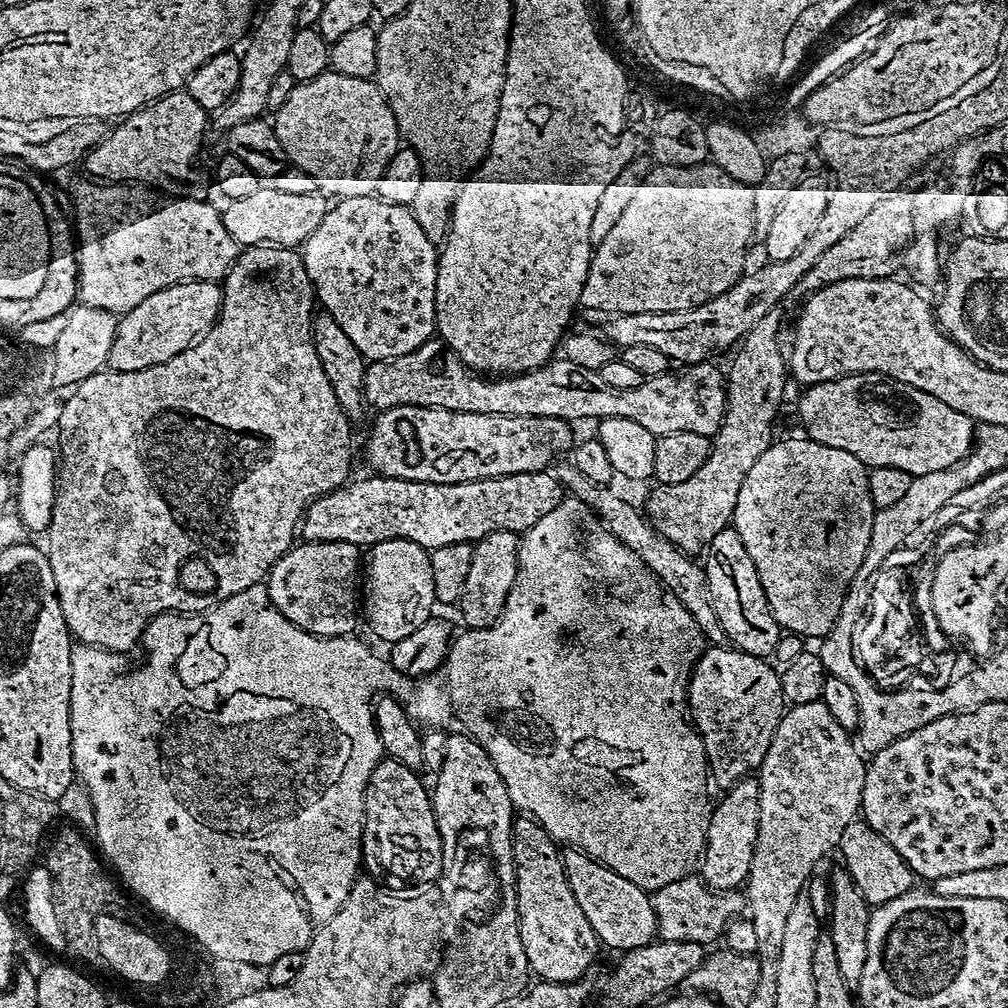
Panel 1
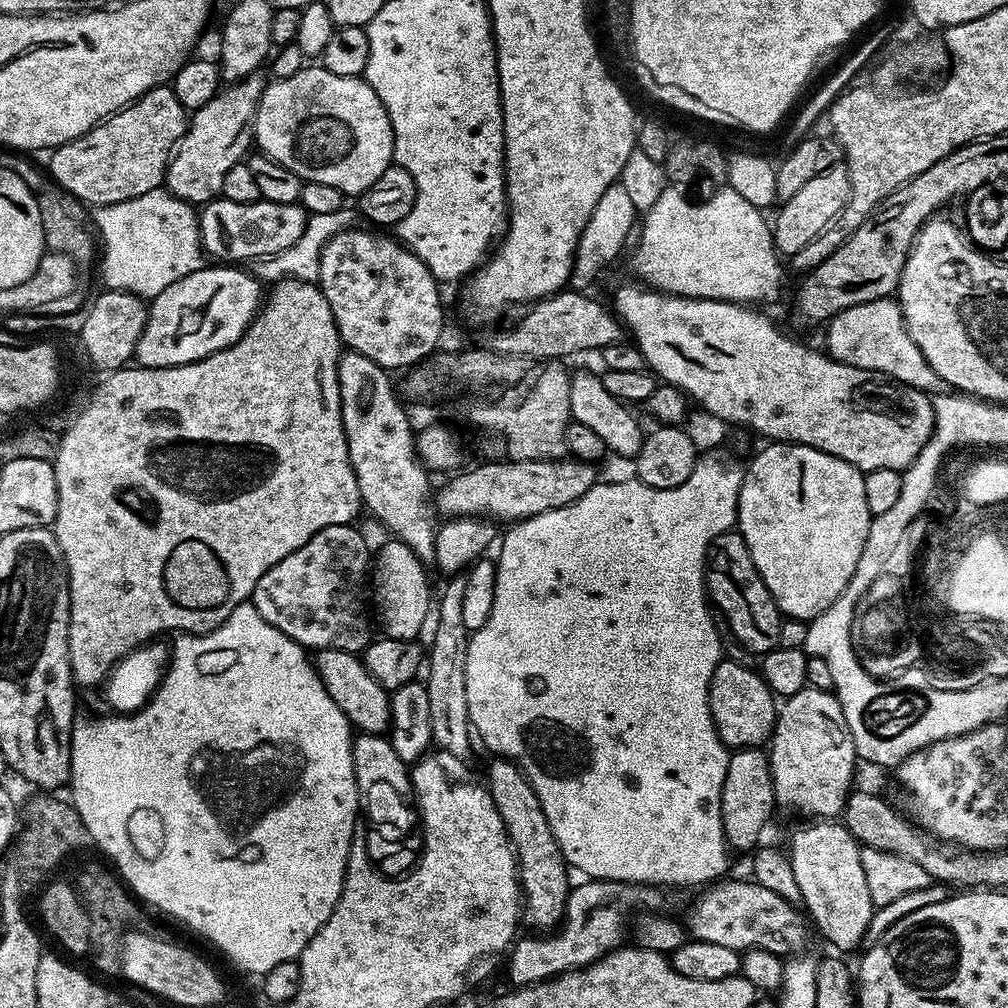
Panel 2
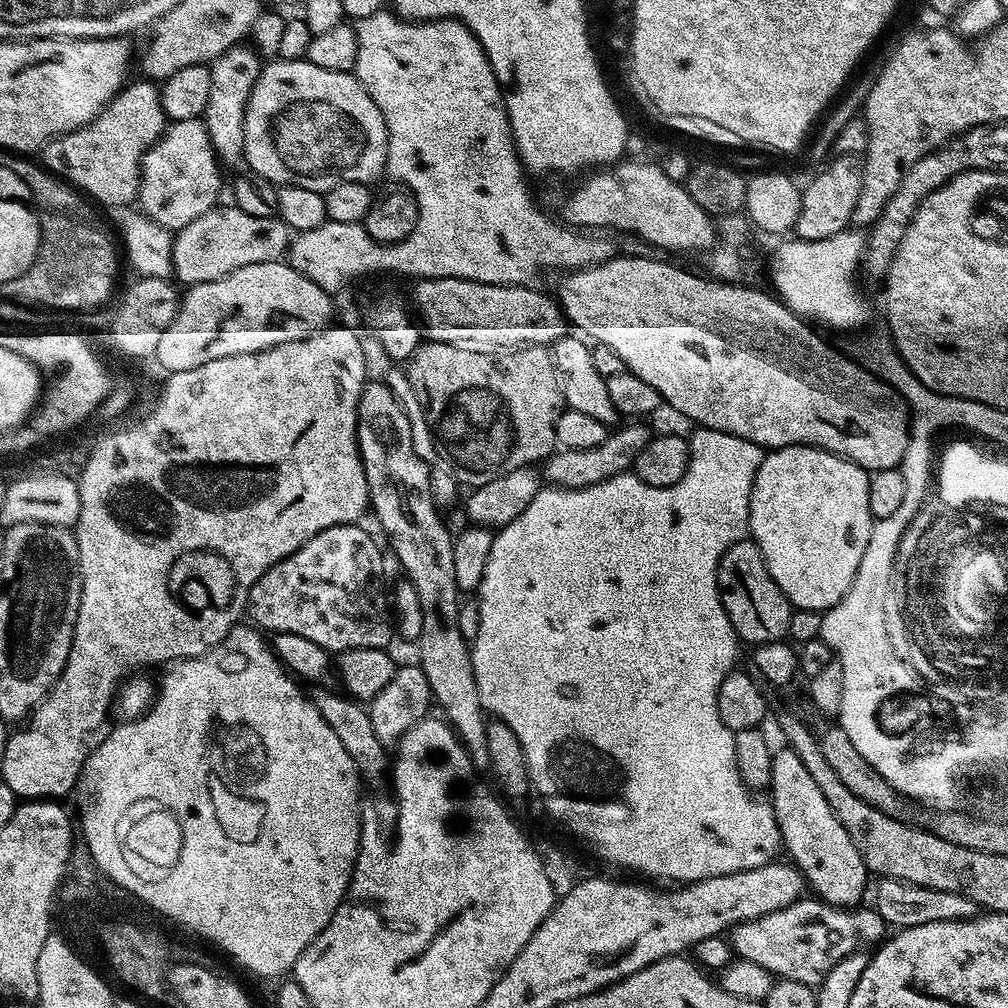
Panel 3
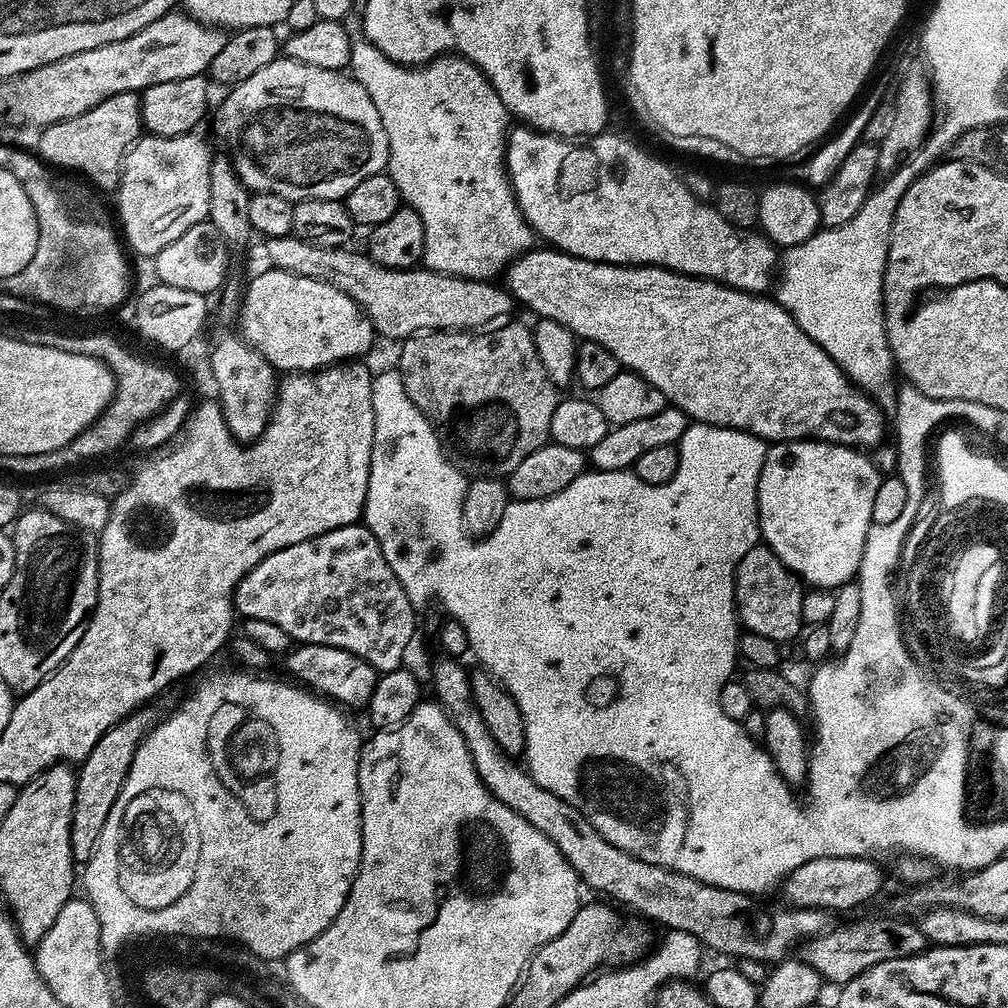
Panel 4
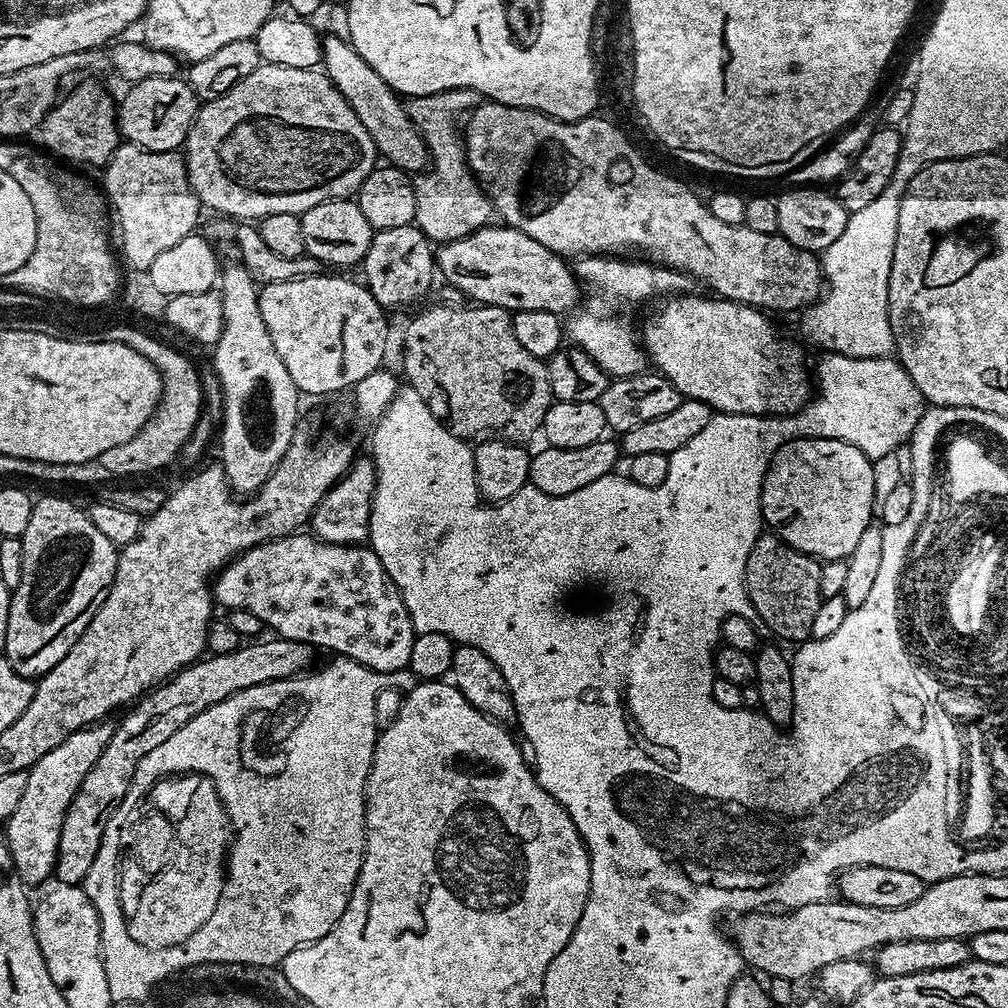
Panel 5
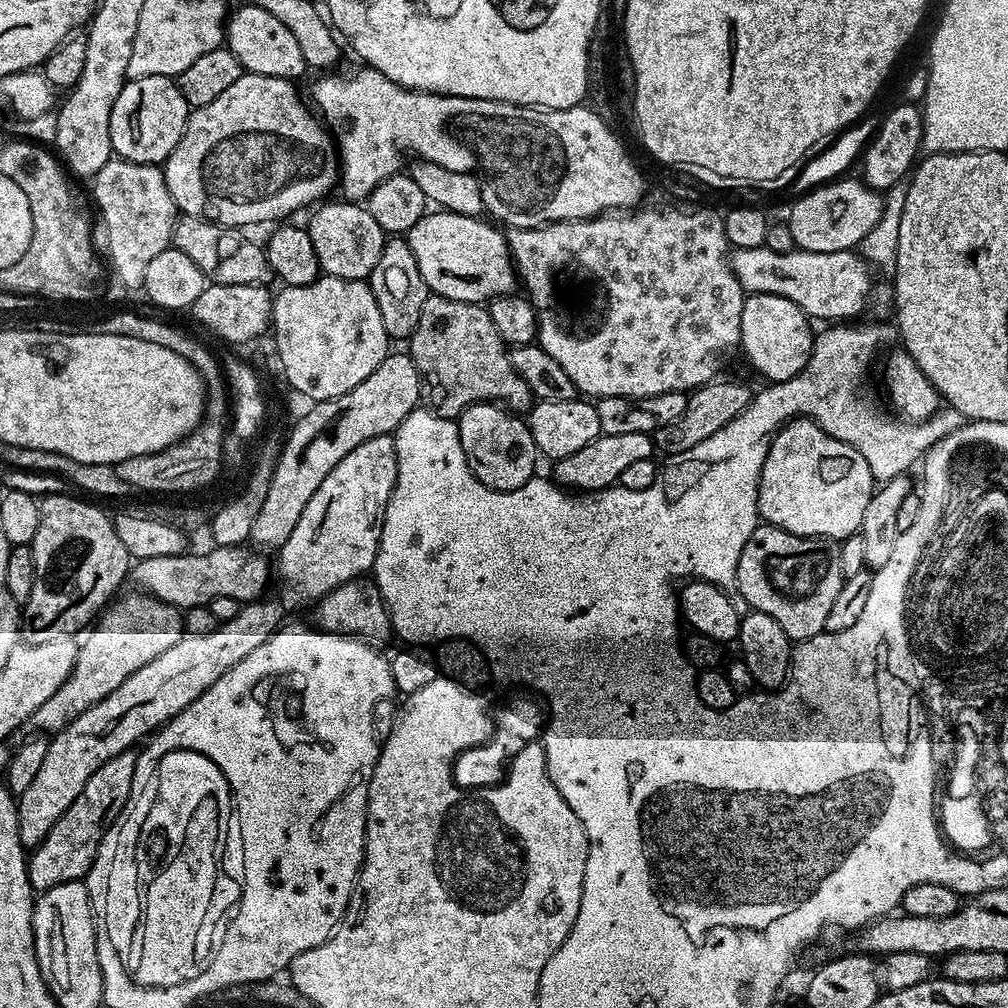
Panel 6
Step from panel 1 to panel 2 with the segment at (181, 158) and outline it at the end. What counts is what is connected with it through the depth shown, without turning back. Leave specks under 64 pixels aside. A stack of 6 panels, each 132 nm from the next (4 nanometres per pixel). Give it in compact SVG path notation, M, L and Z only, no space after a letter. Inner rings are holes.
M171 86L152 88L139 96L133 104L126 105L121 112L115 112L113 116L97 124L91 132L51 149L52 161L49 162L47 171L60 187L88 206L126 202L130 198L150 194L165 183L168 161L172 159L176 145L187 132L189 119L189 113L182 106L182 102L178 102L178 94L174 94Z

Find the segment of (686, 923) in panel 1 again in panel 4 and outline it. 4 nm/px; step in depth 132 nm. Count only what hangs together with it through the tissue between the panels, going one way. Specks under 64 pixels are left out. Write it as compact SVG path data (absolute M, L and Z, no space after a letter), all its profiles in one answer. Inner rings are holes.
M876 916L873 920L860 920L857 924L840 924L829 927L827 932L807 941L802 948L802 959L820 975L821 981L828 980L835 986L850 983L858 974L870 970L878 962L886 962L890 958L906 958L929 947L919 923L908 918L891 920L888 916Z

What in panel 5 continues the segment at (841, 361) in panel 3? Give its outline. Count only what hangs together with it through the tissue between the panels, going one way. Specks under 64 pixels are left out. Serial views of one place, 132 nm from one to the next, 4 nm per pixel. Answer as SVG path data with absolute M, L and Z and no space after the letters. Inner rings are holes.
M496 227L480 228L477 232L471 232L469 236L460 236L457 240L441 243L435 249L436 270L441 277L444 275L446 283L453 284L462 295L469 296L472 299L469 301L477 305L492 304L495 308L506 308L511 313L546 310L564 314L581 303L581 281L565 257L551 252L549 248L542 246L542 242L534 242L534 238L522 234L517 228ZM677 294L665 299L664 304L657 312L652 312L648 316L648 321L644 324L644 336L642 332L642 347L650 361L651 367L660 375L665 376L681 394L681 397L706 402L713 413L723 414L733 412L734 414L750 414L751 416L782 416L790 415L803 408L808 403L810 397L810 368L804 365L804 352L792 340L780 336L780 332L767 320L759 308L751 308L748 304L739 304L733 300L723 298L713 298L708 296L692 296L693 294Z

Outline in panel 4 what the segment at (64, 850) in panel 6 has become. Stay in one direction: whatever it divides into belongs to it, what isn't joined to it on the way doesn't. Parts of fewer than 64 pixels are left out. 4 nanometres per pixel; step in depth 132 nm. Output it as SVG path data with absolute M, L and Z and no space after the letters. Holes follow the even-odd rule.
M297 643L289 647L283 660L284 668L293 676L289 676L293 681L345 709L363 709L374 694L374 686L378 679L376 668L370 666L366 658L358 658L358 654L345 648L325 644ZM152 706L137 708L127 718L119 720L110 730L106 730L102 738L98 738L94 750L90 750L90 754L79 765L70 826L70 850L72 859L77 865L87 864L94 854L94 846L102 834L102 826L106 826L106 820L114 816L118 794L126 782L126 774L136 753L136 747L157 723L158 715L156 716Z

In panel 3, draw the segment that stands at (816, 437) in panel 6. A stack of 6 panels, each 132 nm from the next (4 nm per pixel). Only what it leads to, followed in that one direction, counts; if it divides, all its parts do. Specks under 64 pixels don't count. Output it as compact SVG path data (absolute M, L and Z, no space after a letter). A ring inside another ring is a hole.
M791 444L771 449L758 466L752 483L748 531L762 550L770 578L778 582L778 590L786 594L793 609L814 610L821 614L833 608L850 590L858 562L866 542L870 542L873 518L868 493L869 473L854 462L844 460L833 452L810 448L807 444Z

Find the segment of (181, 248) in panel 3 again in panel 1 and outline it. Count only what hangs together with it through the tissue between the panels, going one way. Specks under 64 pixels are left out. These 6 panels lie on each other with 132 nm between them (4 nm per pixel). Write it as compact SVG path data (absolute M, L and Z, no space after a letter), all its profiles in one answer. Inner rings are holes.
M261 186L258 194L250 194L250 198L227 201L223 205L222 215L230 238L234 238L237 245L271 244L295 249L303 245L304 240L310 238L310 234L314 234L314 230L318 230L318 222L326 218L329 207L329 197L319 191L310 194L290 194L273 186Z

